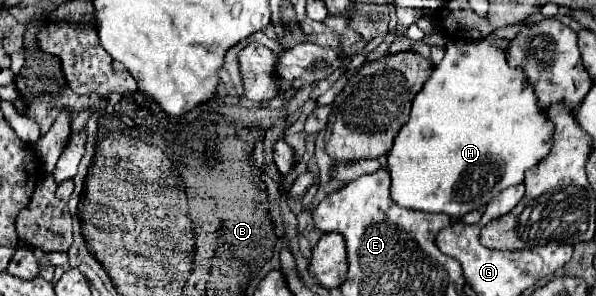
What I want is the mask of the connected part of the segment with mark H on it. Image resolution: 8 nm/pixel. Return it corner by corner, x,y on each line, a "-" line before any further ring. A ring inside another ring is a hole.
487,39
479,41
449,41
445,57
435,65
431,79
415,97
411,117
407,125
395,137
387,163
391,173
391,199
407,209
445,213
453,219
461,219
471,209
485,205
503,189
523,183
527,169
543,161
553,147
553,123
547,113
539,109
535,101
535,89
529,85
521,69
513,69
507,63
505,51
495,47

